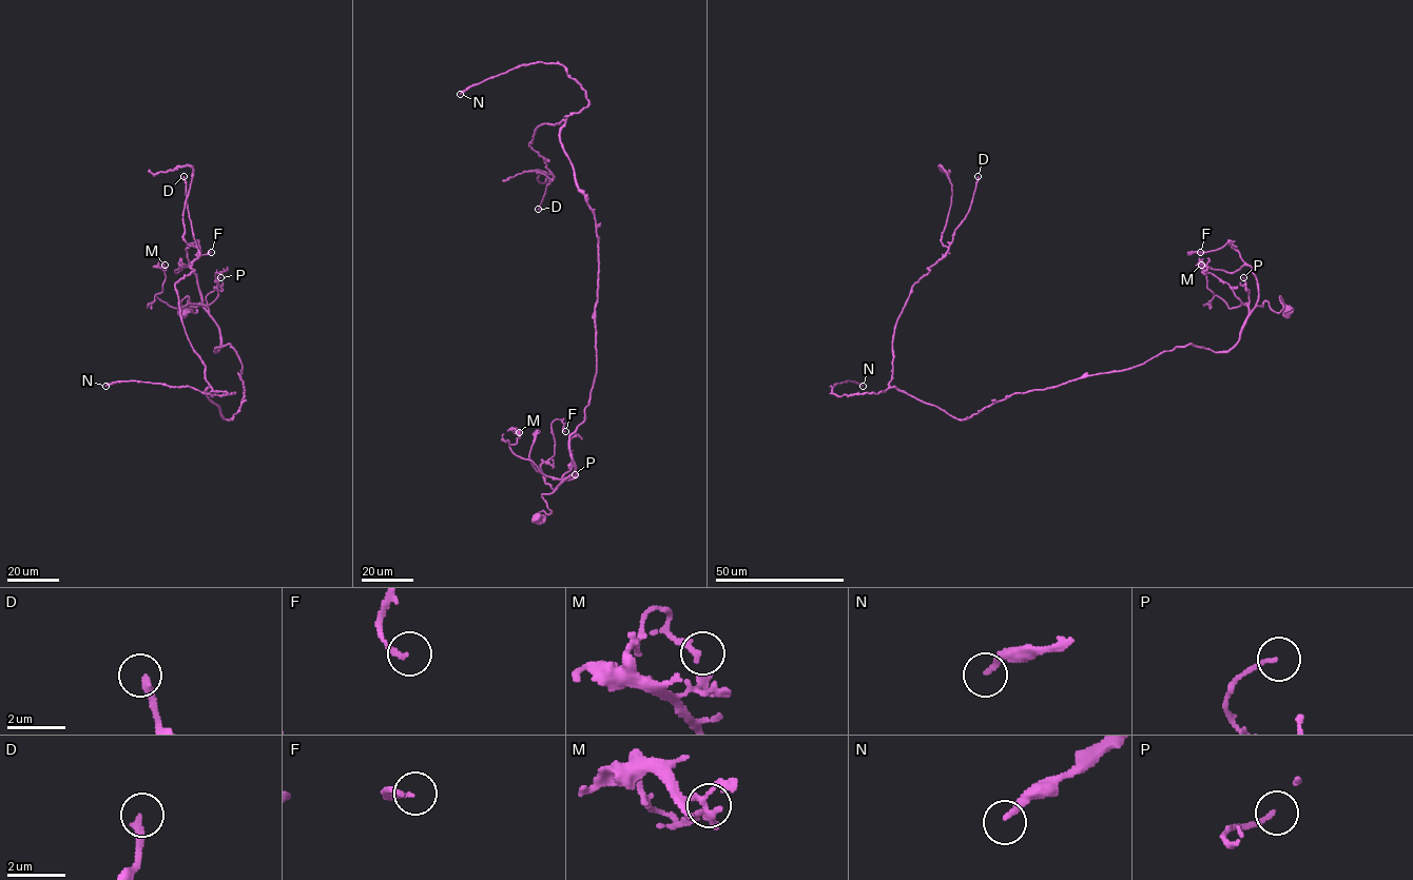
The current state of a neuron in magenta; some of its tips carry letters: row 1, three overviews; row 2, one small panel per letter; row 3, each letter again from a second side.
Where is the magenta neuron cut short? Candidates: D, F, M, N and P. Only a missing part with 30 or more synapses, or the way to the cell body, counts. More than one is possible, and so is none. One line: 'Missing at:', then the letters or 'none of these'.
Missing at: D, N

